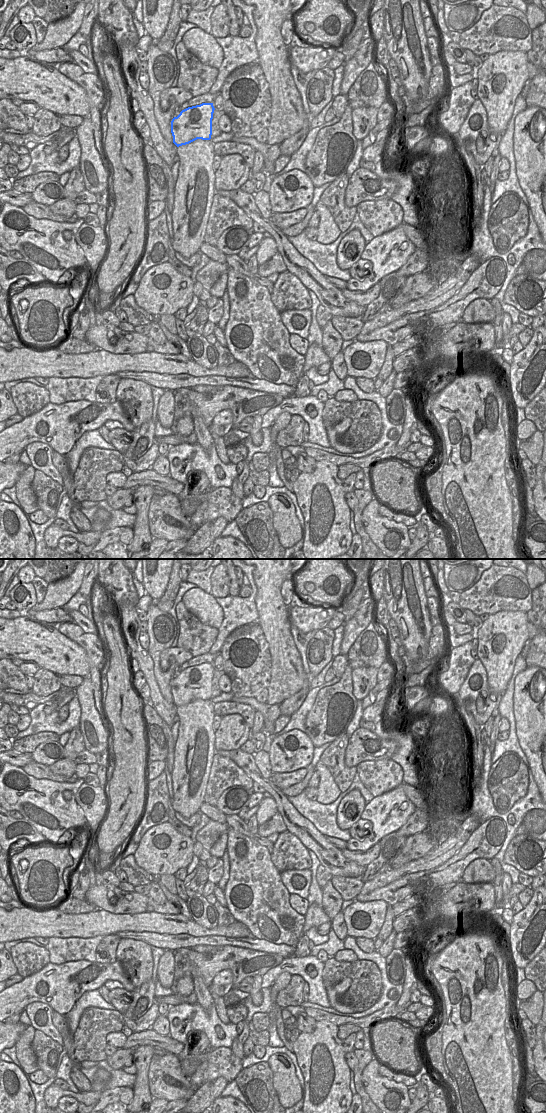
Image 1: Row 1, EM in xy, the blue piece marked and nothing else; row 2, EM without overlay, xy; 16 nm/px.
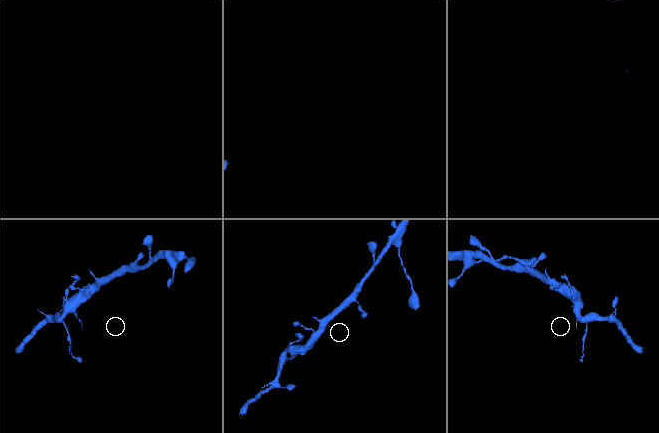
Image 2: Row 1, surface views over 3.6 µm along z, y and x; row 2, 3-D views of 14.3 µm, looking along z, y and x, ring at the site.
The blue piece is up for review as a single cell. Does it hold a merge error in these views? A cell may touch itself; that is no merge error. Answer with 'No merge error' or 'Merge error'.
No merge error

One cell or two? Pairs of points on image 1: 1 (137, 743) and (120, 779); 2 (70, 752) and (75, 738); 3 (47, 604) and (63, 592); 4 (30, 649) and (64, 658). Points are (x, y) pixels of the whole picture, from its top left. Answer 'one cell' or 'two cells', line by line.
1: one cell
2: one cell
3: one cell
4: one cell

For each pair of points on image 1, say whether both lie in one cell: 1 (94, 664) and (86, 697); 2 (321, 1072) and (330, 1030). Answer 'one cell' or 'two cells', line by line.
1: two cells
2: one cell

